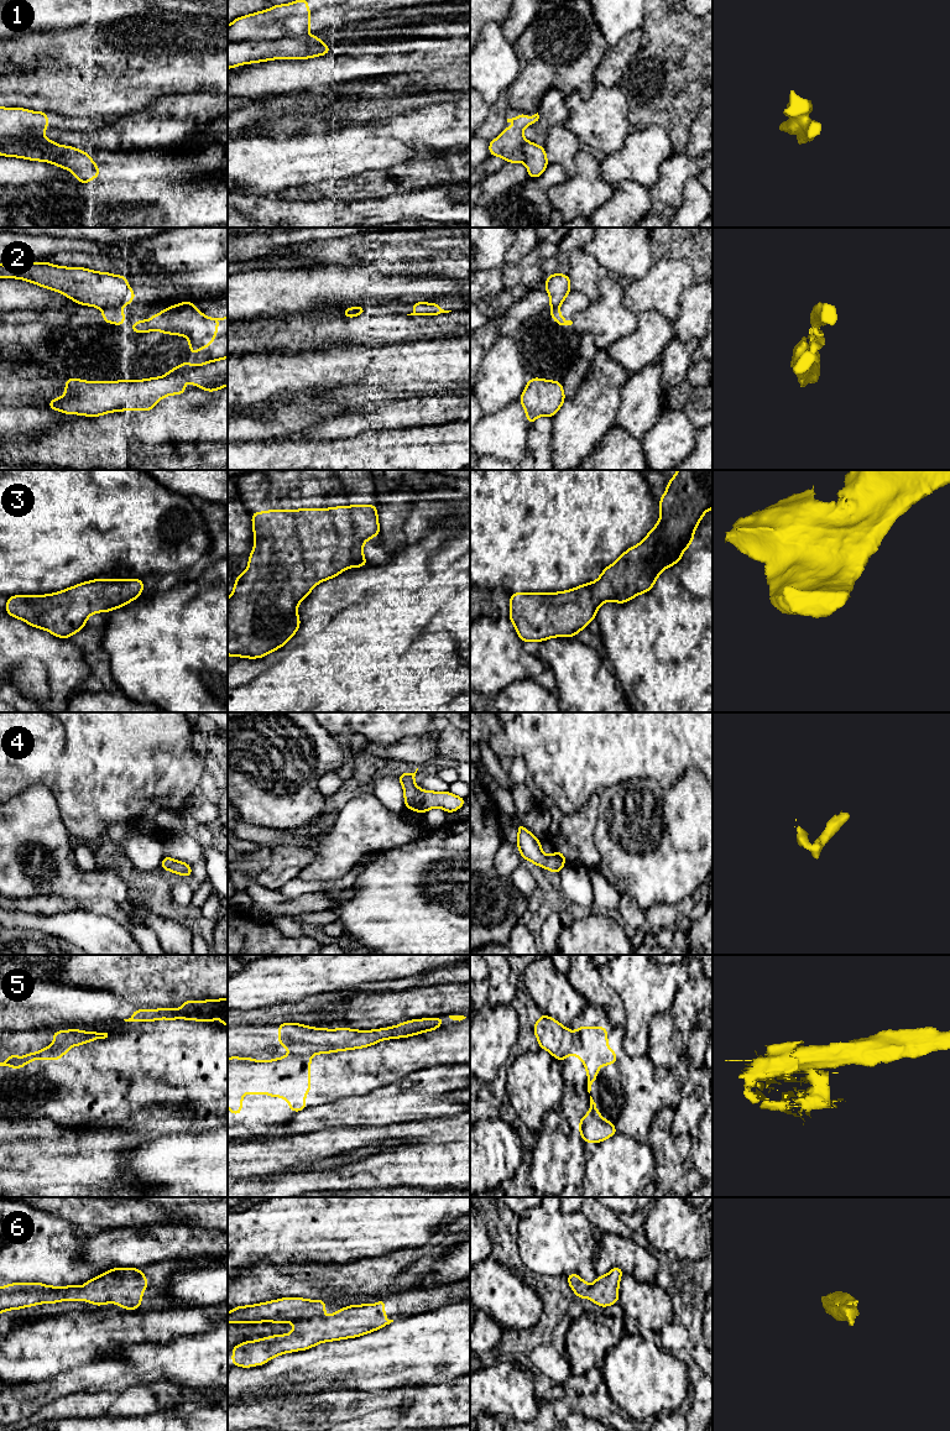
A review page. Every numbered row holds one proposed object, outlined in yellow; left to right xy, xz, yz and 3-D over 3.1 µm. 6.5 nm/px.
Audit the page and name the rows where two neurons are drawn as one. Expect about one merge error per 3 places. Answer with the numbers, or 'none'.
1, 2, 5

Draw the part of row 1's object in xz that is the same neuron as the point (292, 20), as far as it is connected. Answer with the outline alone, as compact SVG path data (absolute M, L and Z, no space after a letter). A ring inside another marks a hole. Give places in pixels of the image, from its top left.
M308 0L285 5L235 19L228 26L228 42L277 41L302 37L310 30Z

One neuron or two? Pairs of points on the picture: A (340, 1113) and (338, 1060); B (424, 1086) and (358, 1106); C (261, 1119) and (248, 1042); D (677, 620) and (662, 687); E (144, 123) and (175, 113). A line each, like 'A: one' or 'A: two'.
A: two
B: one
C: two
D: one
E: one

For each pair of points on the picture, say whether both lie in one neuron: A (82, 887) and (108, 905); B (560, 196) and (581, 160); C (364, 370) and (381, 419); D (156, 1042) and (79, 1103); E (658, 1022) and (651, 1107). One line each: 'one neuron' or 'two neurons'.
A: two neurons
B: one neuron
C: two neurons
D: one neuron
E: two neurons

